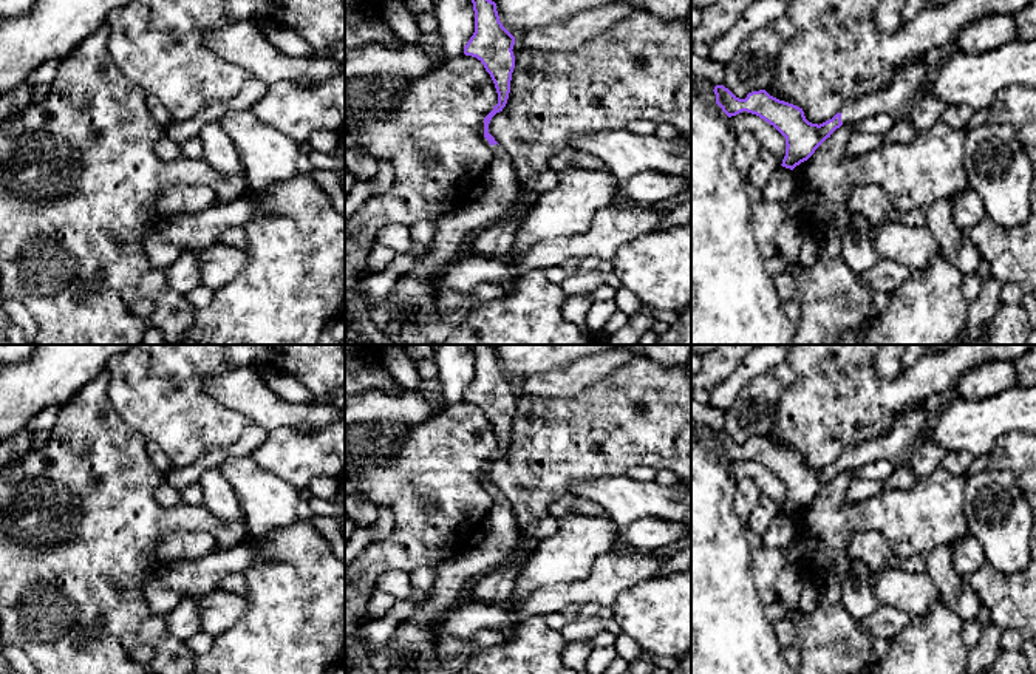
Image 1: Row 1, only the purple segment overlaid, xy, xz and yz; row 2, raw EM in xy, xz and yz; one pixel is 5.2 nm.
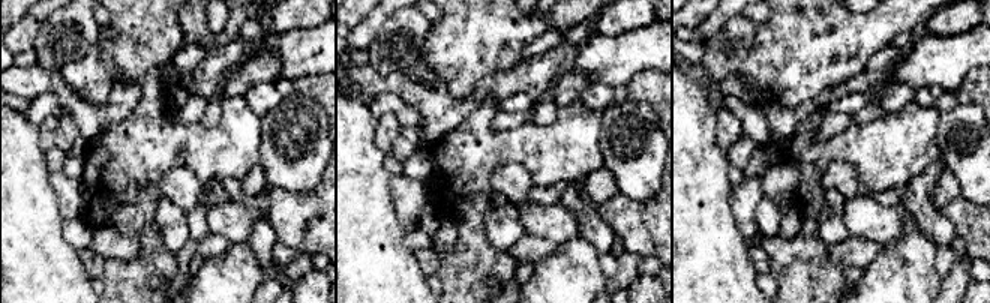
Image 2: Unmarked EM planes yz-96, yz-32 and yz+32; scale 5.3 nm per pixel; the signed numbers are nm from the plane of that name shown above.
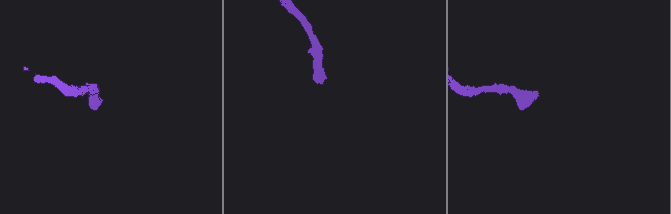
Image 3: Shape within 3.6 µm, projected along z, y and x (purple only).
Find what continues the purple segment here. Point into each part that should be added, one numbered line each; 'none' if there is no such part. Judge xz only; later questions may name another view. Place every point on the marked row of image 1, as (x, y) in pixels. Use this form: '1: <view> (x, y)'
1: xz (413, 291)

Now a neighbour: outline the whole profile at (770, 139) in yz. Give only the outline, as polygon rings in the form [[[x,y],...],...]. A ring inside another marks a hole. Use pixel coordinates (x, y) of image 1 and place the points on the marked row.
[[[742,111],[730,117],[730,127],[734,134],[742,131],[750,131],[755,134],[762,148],[772,151],[776,156],[779,165],[782,164],[787,147],[786,138],[773,125],[756,114]]]

